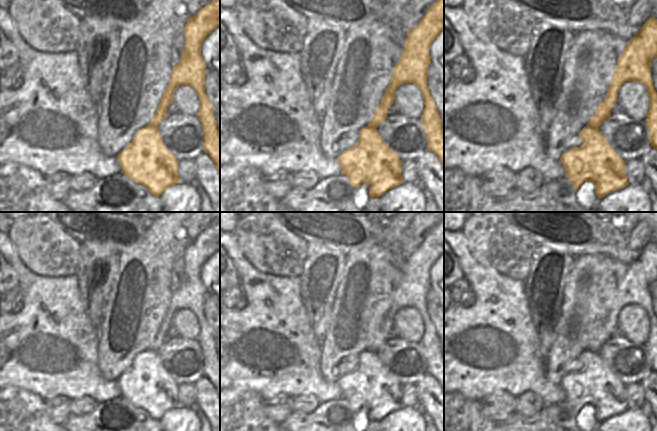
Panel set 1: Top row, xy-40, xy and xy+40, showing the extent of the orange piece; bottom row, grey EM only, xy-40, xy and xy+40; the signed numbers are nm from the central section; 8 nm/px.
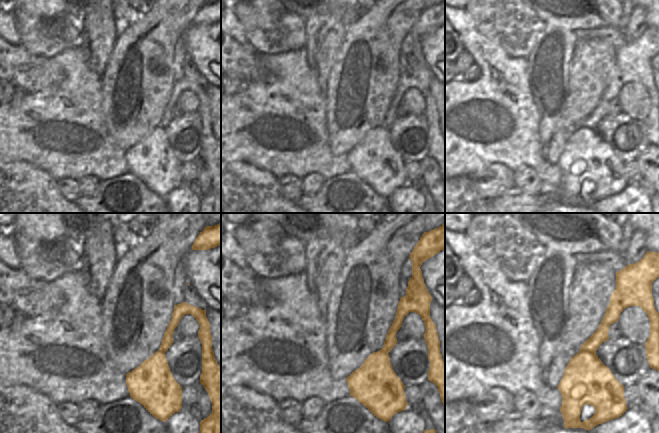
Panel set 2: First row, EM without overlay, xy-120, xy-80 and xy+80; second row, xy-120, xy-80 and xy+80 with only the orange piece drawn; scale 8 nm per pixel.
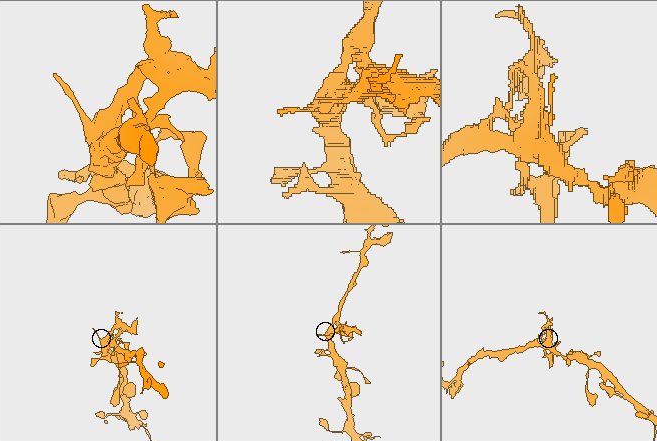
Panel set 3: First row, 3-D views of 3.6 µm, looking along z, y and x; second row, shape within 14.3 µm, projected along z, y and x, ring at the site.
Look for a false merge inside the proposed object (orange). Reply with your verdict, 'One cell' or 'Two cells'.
Two cells

